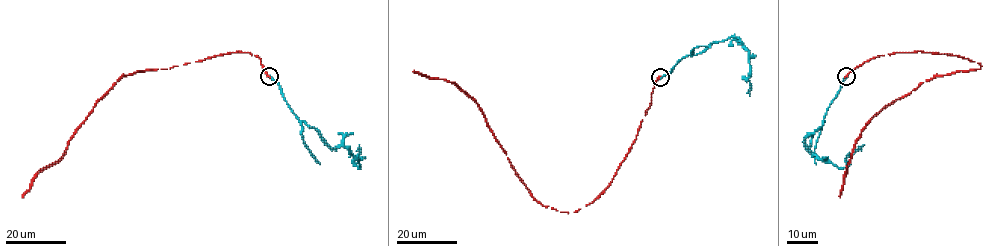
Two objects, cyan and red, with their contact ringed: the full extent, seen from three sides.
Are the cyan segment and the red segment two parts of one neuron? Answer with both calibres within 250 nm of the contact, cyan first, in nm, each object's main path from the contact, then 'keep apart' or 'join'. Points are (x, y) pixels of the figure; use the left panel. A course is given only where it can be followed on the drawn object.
440 nm thick on the cyan side, 320 nm on the other; cyan runs (269, 76), (297, 118), (330, 146), (345, 147), (358, 158), (358, 168), (354, 158), (359, 144); red runs (269, 76), (259, 57), (238, 51), (123, 75), (96, 103), (66, 152), (39, 173), (21, 197); keep apart

